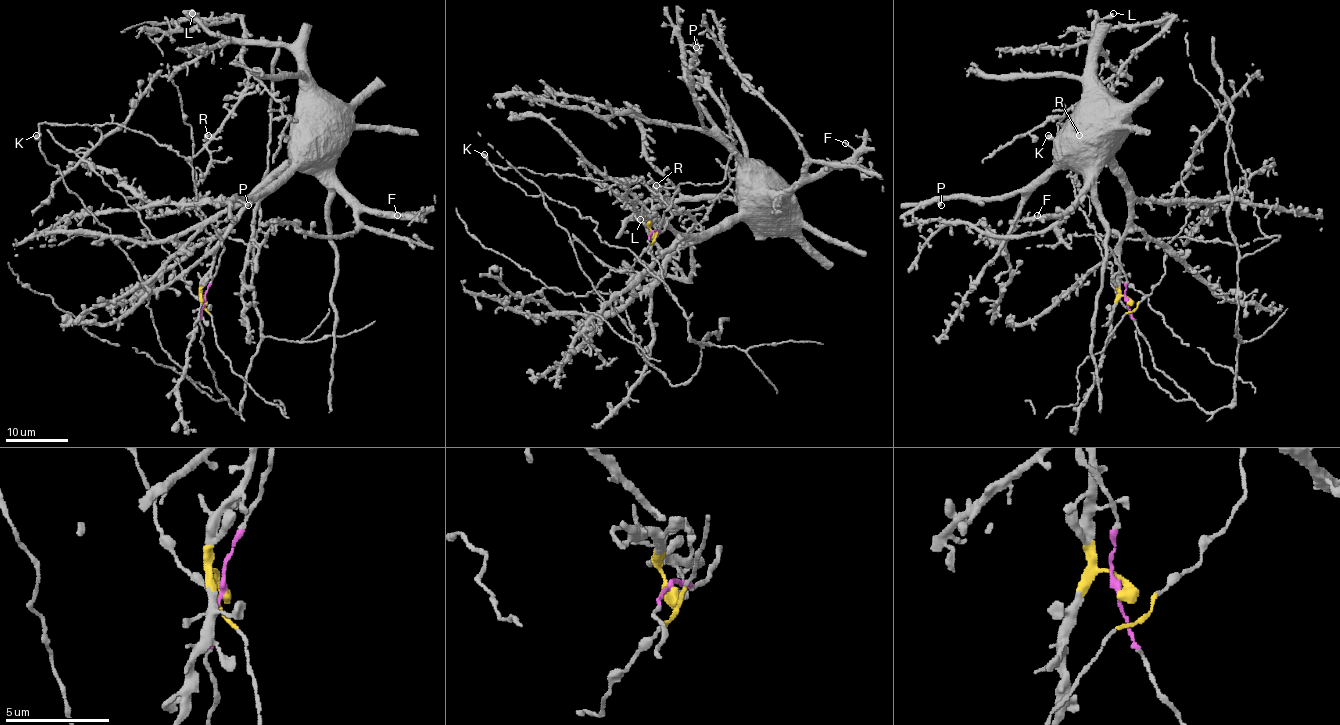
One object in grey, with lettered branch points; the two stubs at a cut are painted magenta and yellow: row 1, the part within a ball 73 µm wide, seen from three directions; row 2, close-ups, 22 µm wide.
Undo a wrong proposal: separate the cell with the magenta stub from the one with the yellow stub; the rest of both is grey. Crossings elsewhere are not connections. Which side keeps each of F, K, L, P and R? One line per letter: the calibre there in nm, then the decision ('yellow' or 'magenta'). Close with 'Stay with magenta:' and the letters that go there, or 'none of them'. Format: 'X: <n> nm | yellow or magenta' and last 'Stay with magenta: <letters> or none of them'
F: 260 nm | yellow
K: 480 nm | magenta
L: 460 nm | yellow
P: 360 nm | yellow
R: 400 nm | magenta
Stay with magenta: K, R

